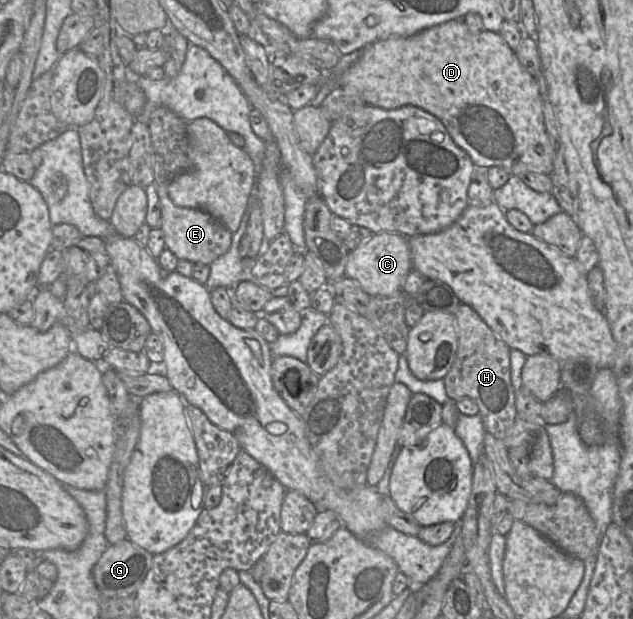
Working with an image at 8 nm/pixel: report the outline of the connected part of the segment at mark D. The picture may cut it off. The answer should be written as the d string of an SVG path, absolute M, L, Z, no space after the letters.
M463 18L450 20L427 28L410 37L392 36L366 46L363 48L362 55L358 61L338 78L338 86L343 87L351 95L359 96L366 105L386 110L397 109L403 106L415 106L435 116L443 123L453 141L467 152L476 169L487 169L497 166L506 170L510 175L523 171L548 175L553 169L554 148L545 125L543 98L539 80L524 69L516 56L516 52L510 48L499 32L483 30L479 33L472 33Z

